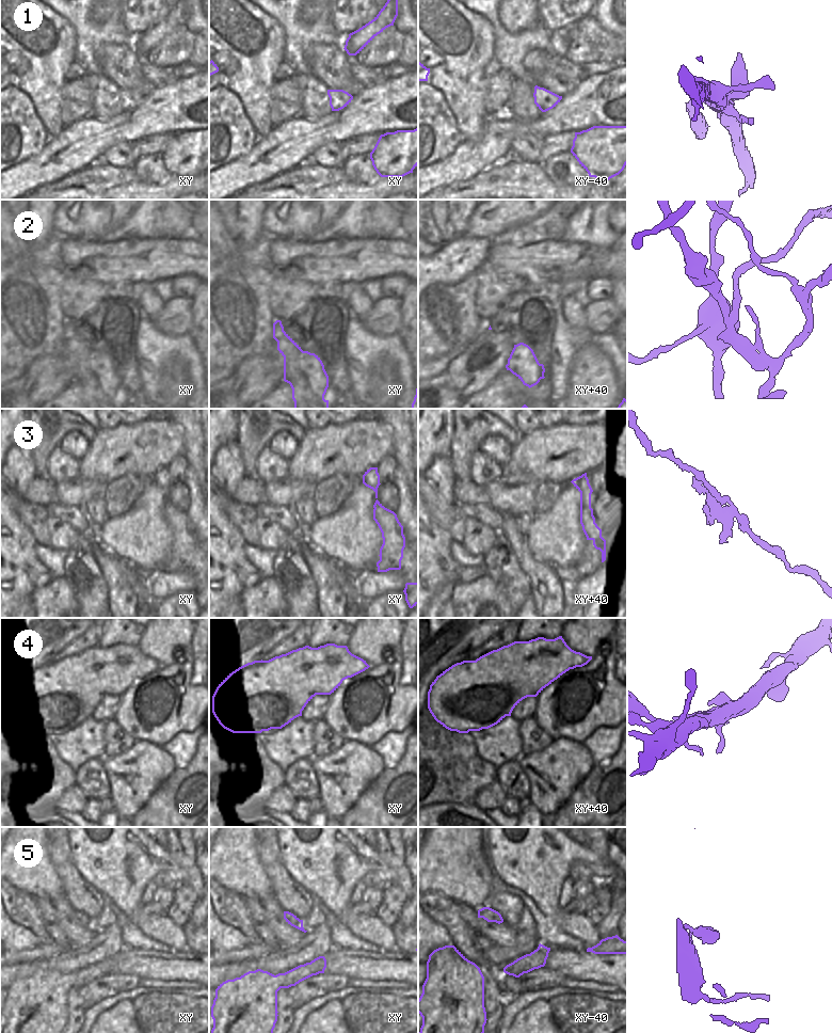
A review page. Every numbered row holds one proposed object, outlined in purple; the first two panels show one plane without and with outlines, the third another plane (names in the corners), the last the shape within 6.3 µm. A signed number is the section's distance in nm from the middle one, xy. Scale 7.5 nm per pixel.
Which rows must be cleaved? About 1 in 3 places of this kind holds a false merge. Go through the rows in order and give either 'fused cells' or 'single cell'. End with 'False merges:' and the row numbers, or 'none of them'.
1: single cell
2: fused cells
3: fused cells
4: single cell
5: single cell
False merges: 2, 3

